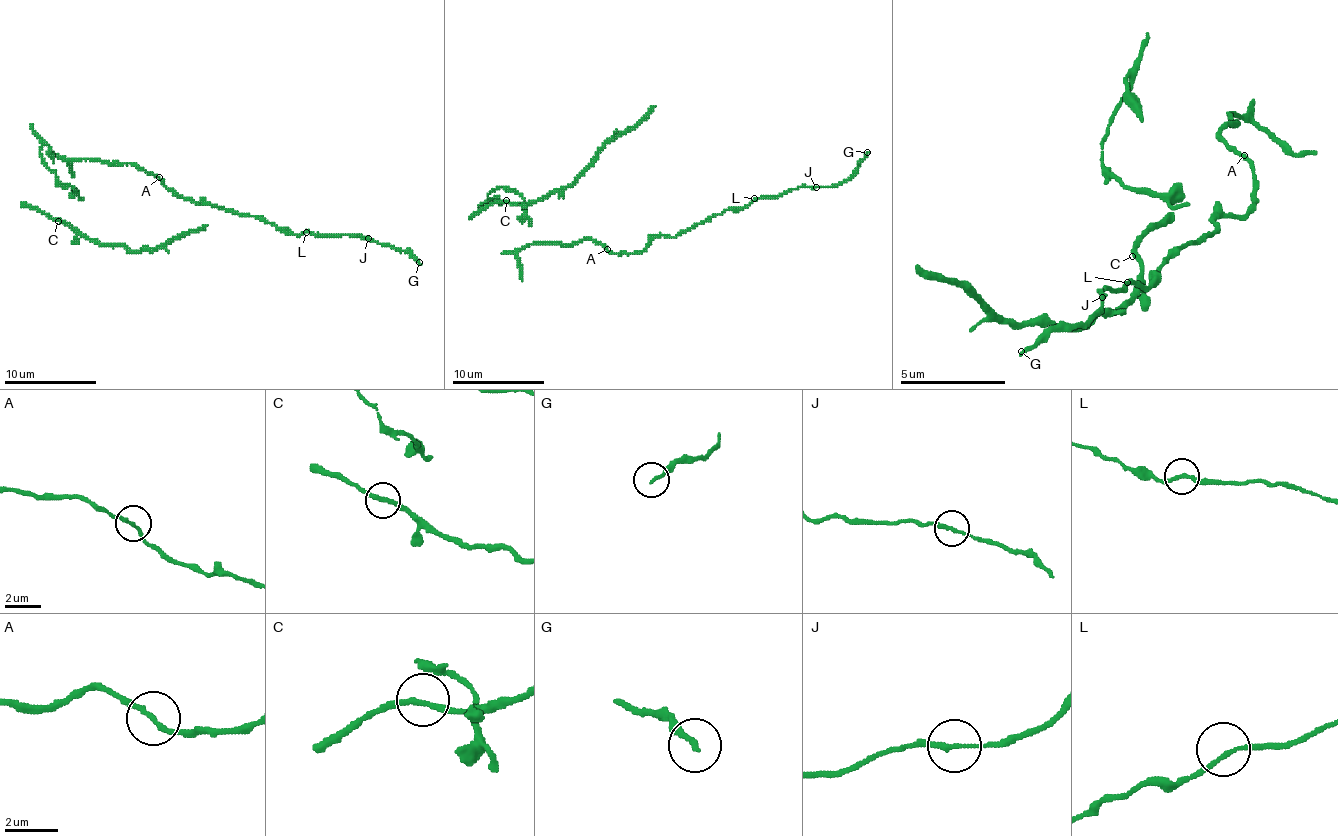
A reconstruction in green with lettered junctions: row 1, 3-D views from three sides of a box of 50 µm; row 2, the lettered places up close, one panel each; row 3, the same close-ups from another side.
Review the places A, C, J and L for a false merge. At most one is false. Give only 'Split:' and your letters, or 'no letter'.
Split: J

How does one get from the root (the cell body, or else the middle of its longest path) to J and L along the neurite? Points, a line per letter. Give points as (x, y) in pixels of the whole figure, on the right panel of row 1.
J: (1233, 150), (1254, 171), (1254, 203), (1222, 213), (1212, 235), (1159, 266), (1148, 288), (1106, 288), (1101, 298)
L: (1233, 150), (1254, 171), (1254, 203), (1222, 213), (1212, 235), (1159, 266), (1148, 288), (1127, 282)

